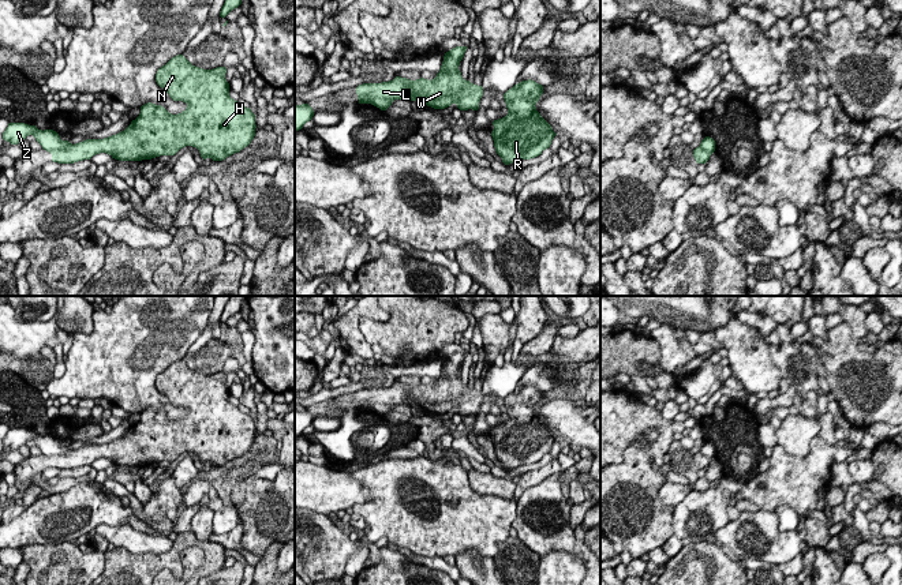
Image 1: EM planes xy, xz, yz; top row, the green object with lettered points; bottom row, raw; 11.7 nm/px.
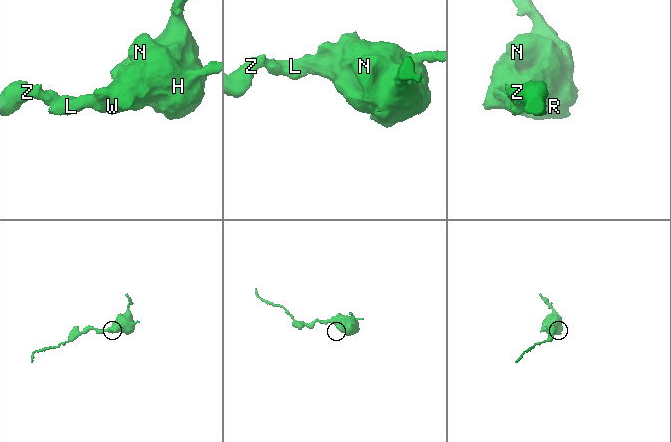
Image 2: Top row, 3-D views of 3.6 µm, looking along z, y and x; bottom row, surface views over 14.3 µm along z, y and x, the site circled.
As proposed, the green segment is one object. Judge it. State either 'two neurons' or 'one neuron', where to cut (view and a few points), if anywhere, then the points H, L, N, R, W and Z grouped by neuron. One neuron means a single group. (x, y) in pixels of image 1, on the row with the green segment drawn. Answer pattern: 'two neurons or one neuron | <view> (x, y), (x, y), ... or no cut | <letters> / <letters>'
one neuron | no cut | H L N R W Z

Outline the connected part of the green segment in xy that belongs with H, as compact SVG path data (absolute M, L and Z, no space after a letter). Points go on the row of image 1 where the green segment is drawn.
M183 55L172 57L158 68L156 82L173 101L184 101L187 109L179 115L171 115L164 106L147 102L141 106L141 115L121 132L104 139L86 139L76 145L61 142L59 132L41 131L35 125L10 123L3 132L3 139L11 145L19 145L27 135L34 135L44 150L52 153L50 162L74 164L90 160L98 153L111 154L119 161L142 161L160 155L175 155L184 146L194 146L201 151L202 160L210 157L222 161L247 147L255 136L255 115L250 108L242 106L229 97L229 83L225 80L227 68L198 68L188 63Z

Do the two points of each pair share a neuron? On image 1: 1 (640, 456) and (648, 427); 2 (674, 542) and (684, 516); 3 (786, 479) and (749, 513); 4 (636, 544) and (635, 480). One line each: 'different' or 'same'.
1: different
2: different
3: different
4: same

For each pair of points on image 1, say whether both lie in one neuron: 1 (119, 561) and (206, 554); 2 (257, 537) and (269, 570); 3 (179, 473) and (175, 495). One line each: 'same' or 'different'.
1: same
2: different
3: different

